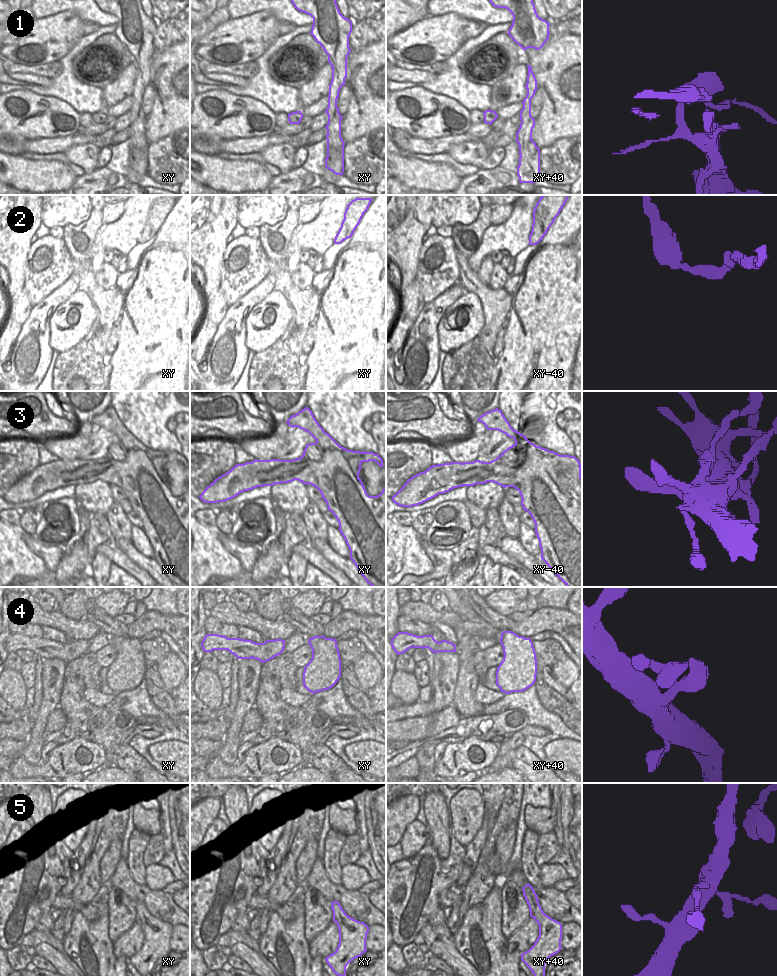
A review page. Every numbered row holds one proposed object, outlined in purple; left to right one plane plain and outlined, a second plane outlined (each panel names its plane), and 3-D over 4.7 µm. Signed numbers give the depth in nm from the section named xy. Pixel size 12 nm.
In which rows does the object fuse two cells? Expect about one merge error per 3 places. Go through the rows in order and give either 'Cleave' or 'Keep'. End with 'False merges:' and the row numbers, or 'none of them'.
1: Cleave
2: Keep
3: Cleave
4: Keep
5: Cleave
False merges: 1, 3, 5.

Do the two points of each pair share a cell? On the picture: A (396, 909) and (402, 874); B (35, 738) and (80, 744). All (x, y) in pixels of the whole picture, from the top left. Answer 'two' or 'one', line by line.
A: one
B: two

